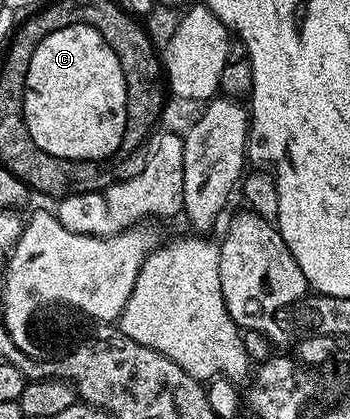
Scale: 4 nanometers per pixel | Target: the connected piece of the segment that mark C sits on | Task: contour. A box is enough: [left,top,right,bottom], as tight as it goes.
[25,25,127,161]

